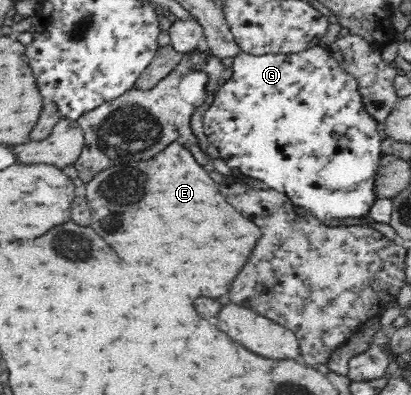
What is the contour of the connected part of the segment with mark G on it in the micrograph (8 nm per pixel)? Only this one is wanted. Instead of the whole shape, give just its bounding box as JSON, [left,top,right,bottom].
[203,46,381,219]

